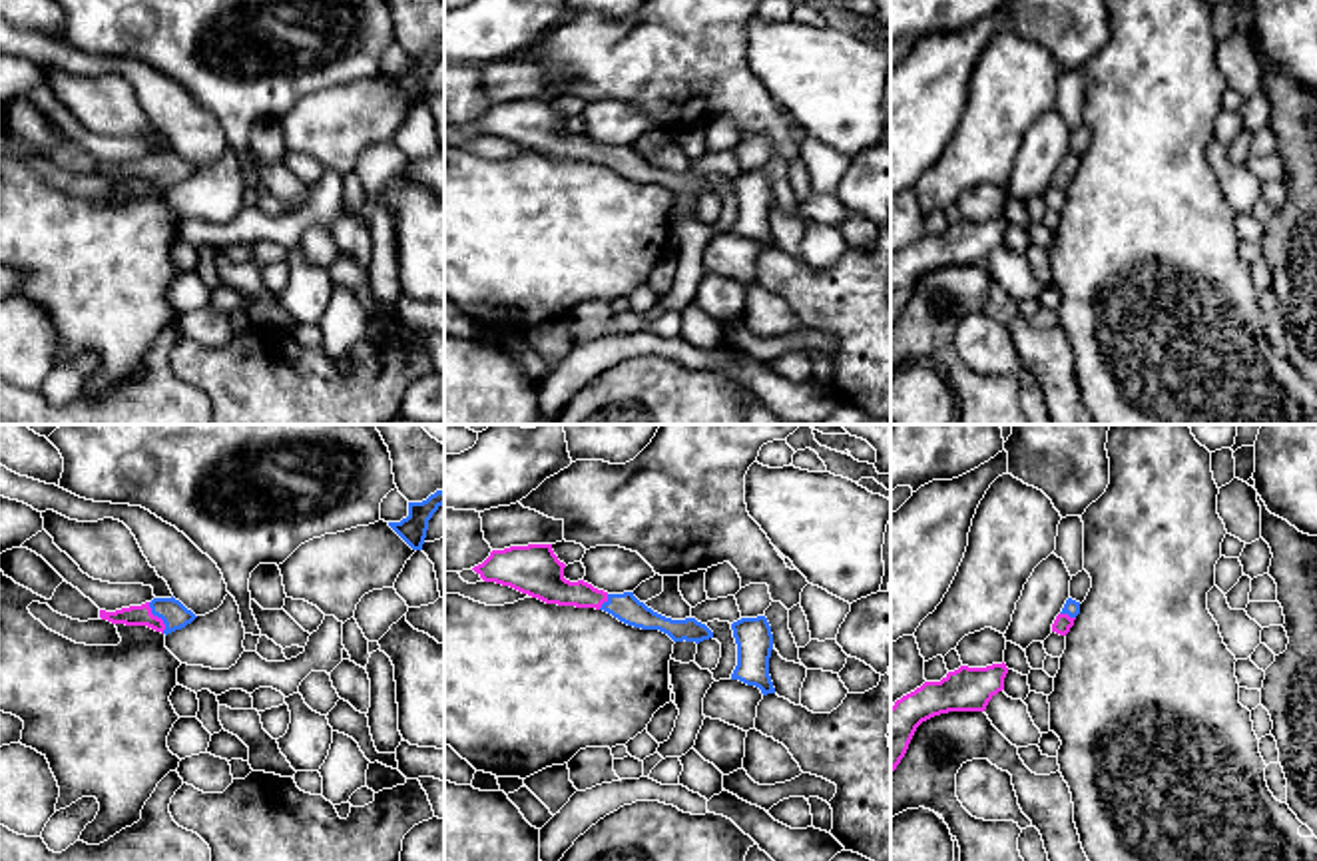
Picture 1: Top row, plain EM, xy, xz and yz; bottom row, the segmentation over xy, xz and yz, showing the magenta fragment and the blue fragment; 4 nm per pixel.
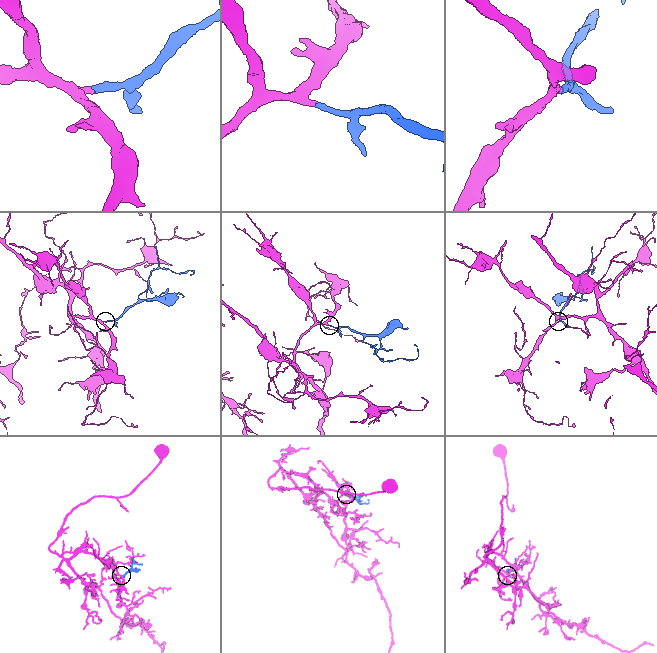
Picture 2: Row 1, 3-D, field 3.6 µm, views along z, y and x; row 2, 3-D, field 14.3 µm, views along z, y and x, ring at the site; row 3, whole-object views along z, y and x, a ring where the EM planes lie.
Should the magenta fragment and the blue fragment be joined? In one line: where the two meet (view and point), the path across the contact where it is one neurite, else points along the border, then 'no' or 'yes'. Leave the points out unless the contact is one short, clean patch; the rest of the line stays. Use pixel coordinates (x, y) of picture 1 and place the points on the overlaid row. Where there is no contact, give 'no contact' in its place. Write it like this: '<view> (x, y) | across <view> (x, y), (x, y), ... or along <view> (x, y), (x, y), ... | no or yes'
xy (156, 616) | across xy (142, 614), (156, 616), (174, 614) | yes

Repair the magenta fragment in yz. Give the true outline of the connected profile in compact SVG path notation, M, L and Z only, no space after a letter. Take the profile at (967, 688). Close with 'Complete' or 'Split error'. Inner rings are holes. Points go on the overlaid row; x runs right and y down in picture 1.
M1006 664L986 668L960 666L940 682L924 682L891 708L891 773L905 757L917 727L948 712L984 712L988 702L1004 690Z. Complete

